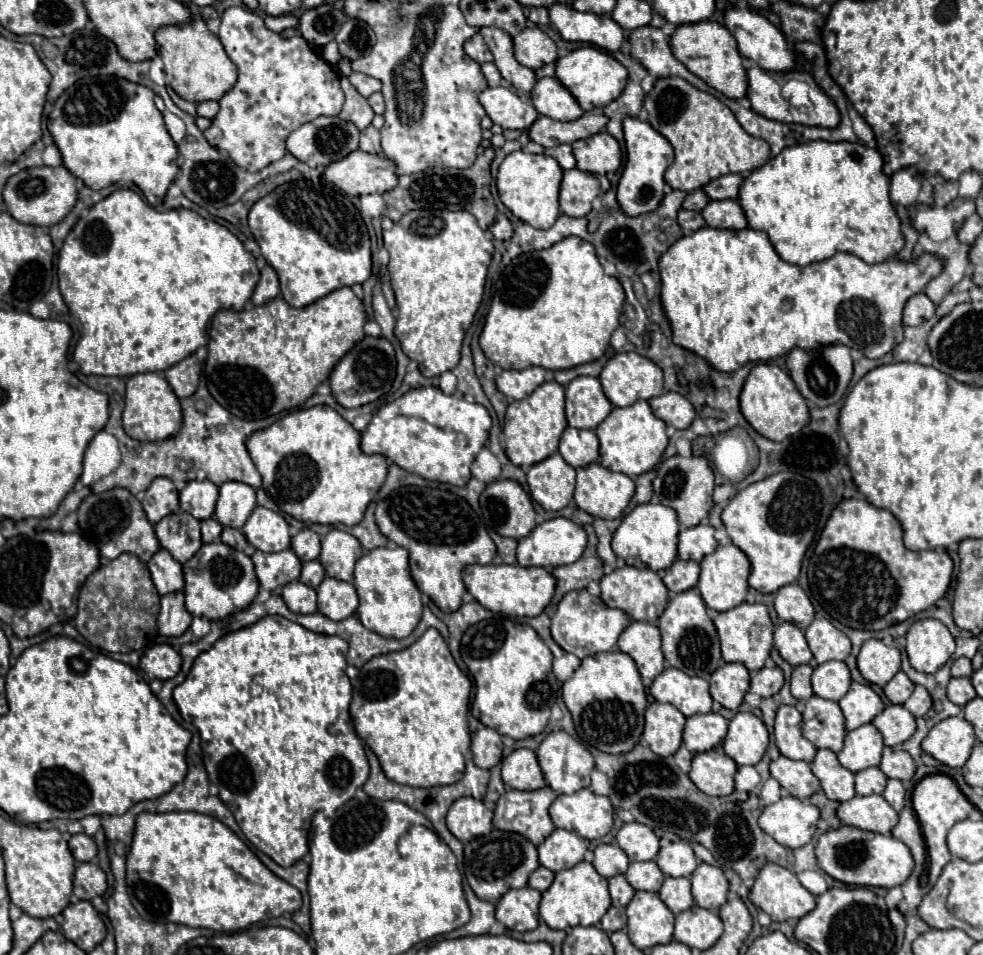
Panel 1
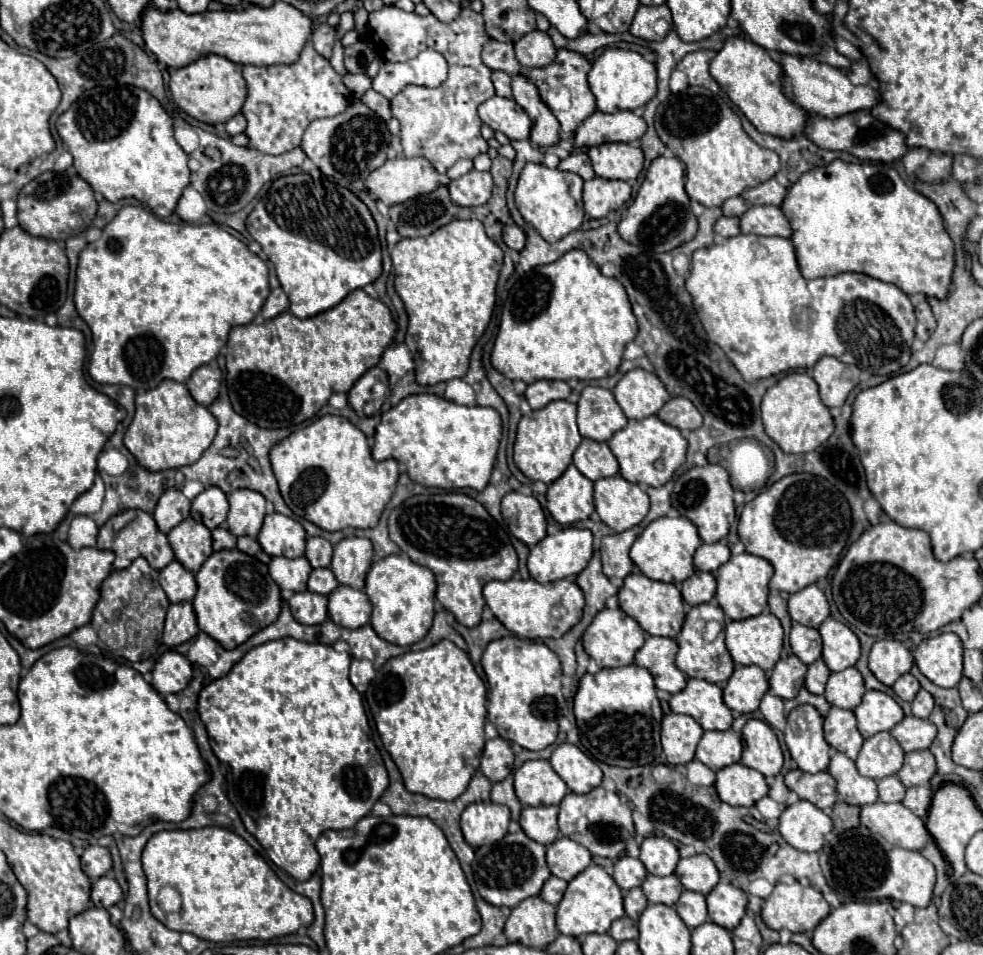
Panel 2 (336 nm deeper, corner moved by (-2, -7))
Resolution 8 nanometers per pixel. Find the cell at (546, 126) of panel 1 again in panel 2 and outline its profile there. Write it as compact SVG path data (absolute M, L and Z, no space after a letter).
M634 111L590 115L574 135L576 147L594 147L602 143L632 143L646 133L646 121Z

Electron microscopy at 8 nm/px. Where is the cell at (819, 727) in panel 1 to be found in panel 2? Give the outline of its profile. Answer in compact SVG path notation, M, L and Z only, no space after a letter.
M832 707L824 717L824 737L836 751L848 755L850 759L858 757L864 743L864 737L856 727L854 713L840 707Z

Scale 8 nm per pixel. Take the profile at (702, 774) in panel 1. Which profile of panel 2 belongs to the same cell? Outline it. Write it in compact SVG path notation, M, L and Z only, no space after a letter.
M734 763L716 773L718 797L728 805L752 807L768 795L766 777L742 763Z

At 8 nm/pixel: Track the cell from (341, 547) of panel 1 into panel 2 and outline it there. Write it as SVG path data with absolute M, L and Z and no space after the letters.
M348 537L334 547L334 559L330 569L334 571L338 583L354 589L362 589L372 559L374 559L374 551L370 539Z

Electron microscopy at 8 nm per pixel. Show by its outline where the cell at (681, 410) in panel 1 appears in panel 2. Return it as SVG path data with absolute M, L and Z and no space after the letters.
M674 397L670 399L660 411L658 417L672 425L678 427L680 431L684 429L698 429L702 425L702 415L700 411L694 407L694 403L690 403L690 399L686 397Z

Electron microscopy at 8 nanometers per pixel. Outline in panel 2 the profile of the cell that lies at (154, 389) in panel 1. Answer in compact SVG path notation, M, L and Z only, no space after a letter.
M166 379L156 389L136 395L136 415L124 435L124 445L148 471L178 469L196 463L214 441L216 431L216 417L192 399L186 385Z

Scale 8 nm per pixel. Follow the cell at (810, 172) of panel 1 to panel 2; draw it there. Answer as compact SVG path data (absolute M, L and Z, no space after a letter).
M836 159L826 167L816 167L814 171L802 175L788 189L788 195L780 207L794 227L792 243L796 247L800 271L806 279L854 271L892 283L908 297L920 293L924 297L946 299L950 293L956 255L954 241L948 235L938 207L928 197L908 187L894 167L886 163L860 165Z

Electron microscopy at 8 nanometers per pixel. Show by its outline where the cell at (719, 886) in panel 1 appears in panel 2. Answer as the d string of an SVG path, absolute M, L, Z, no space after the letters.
M714 887L712 893L706 895L710 921L732 931L746 913L748 897L738 887Z

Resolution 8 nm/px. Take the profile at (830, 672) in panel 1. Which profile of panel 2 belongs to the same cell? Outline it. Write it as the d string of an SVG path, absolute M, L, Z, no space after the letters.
M848 667L846 671L838 671L830 675L824 697L834 707L854 709L860 705L864 693L866 693L866 687L860 671L856 667Z

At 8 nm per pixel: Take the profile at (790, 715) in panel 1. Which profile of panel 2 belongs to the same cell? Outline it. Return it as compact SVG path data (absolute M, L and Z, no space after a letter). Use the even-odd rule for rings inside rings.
M798 705L790 711L788 727L784 729L784 739L790 749L792 759L798 763L798 767L806 773L818 773L826 771L830 765L830 745L824 739L822 731L822 715L812 705ZM796 717L806 719L806 731L796 735L792 731L792 721Z

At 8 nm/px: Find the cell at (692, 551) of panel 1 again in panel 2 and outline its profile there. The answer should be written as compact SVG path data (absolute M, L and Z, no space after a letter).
M702 543L694 555L694 565L700 571L714 573L720 565L724 565L730 559L730 549L726 543Z

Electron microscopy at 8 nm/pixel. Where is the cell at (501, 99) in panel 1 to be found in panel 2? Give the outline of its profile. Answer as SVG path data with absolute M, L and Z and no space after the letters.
M490 97L478 107L480 119L494 131L502 131L510 141L530 137L530 119L514 99Z

